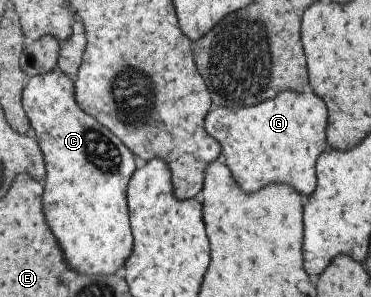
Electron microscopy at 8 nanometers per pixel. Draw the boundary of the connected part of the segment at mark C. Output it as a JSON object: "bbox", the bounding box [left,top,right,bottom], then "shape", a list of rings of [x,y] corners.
{"bbox":[21,67,139,275],"shape":[[[55,67],[44,75],[29,77],[21,93],[21,105],[30,125],[30,132],[38,143],[44,159],[44,177],[41,182],[41,208],[48,227],[64,253],[64,259],[78,273],[112,275],[120,268],[132,251],[128,209],[124,189],[128,177],[136,171],[139,161],[112,135],[100,127],[98,121],[80,111],[73,96],[72,79]]]}

